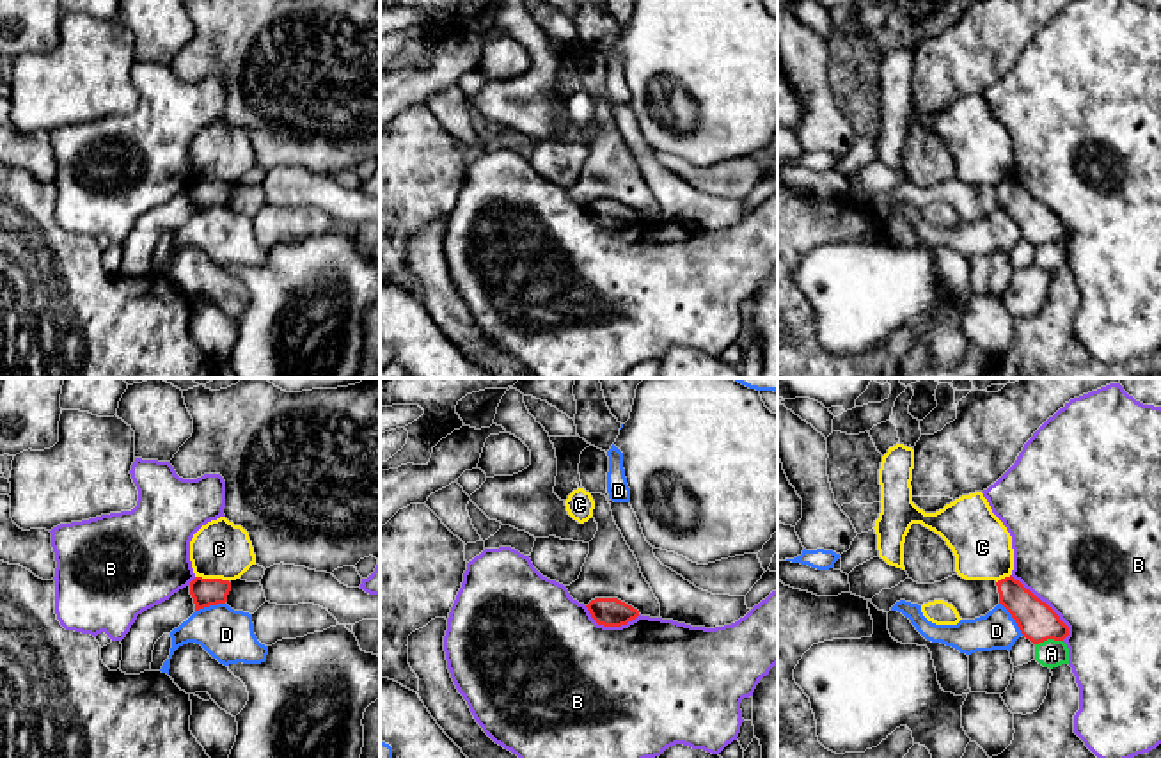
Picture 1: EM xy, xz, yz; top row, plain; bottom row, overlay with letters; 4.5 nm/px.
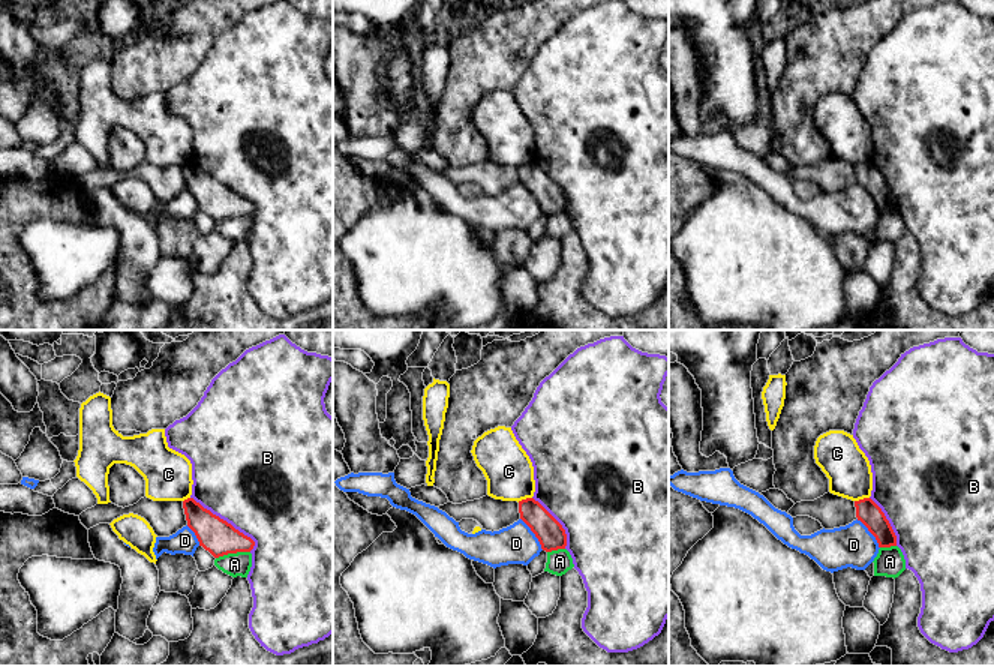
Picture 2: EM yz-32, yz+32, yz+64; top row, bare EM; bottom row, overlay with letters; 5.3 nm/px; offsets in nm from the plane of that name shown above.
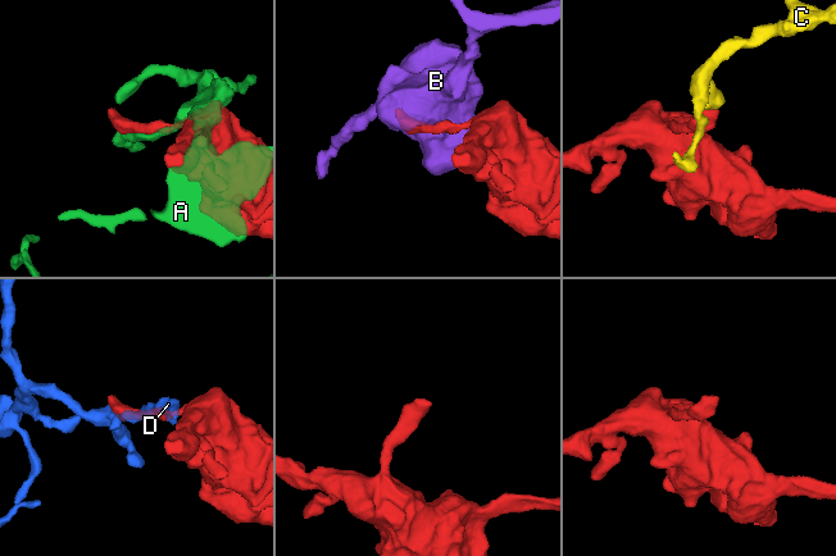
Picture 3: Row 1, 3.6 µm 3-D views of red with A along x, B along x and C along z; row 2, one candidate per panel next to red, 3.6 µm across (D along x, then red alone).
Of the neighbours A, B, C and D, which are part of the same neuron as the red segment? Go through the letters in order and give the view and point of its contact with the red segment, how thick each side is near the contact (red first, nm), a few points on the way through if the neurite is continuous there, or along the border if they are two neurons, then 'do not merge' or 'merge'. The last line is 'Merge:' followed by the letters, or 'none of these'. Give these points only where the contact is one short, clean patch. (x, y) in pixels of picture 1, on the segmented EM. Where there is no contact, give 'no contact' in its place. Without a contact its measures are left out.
A: meets red in yz at (1048, 638); 180 nm thick on the red side, 130 nm on the other; do not merge
B: meets red in yz at (1046, 604); 180 nm thick on the red side, 500 nm on the other; do not merge
C: meets red in xy at (212, 579); 130 nm thick on the red side, 260 nm on the other; border along xy (196, 576), (228, 581); do not merge
D: meets red in yz at (1012, 616); 180 nm thick on the red side, 180 nm on the other; do not merge
Merge: none of these

